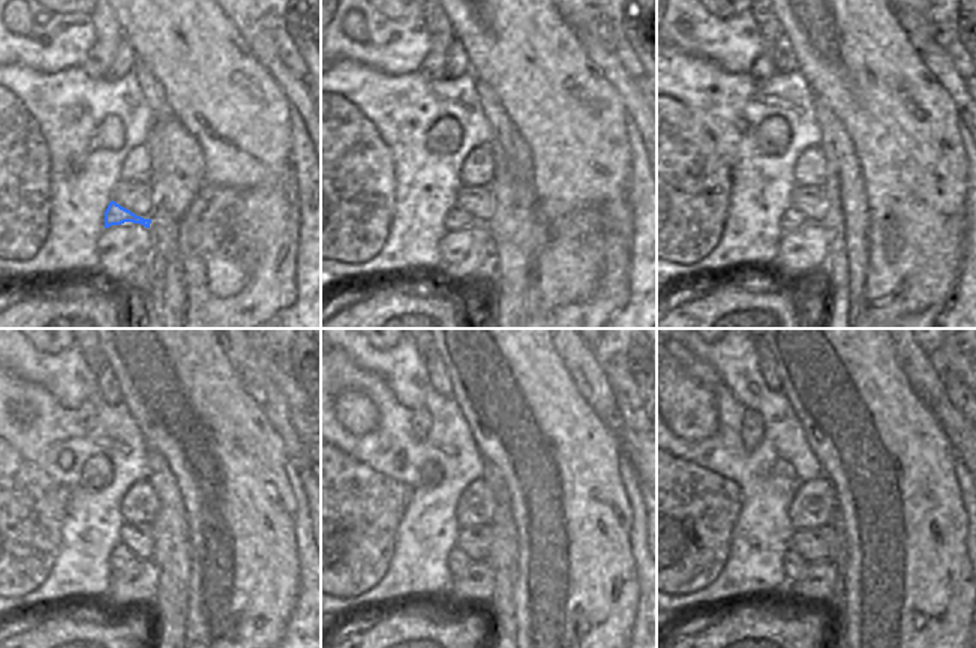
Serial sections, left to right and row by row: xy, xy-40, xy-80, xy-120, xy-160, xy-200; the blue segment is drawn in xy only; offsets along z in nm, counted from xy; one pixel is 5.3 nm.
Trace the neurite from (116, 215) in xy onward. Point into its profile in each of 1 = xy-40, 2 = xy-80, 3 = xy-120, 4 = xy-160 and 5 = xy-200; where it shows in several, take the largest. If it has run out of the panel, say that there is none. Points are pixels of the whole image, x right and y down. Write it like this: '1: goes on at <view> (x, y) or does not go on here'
1: goes on at xy-40 (458, 219)
2: goes on at xy-80 (792, 219)
3: goes on at xy-120 (120, 557)
4: goes on at xy-160 (458, 561)
5: goes on at xy-200 (793, 564)

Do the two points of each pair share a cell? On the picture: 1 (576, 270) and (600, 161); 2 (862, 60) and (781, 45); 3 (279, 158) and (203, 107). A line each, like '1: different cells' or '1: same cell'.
1: same cell
2: different cells
3: same cell

